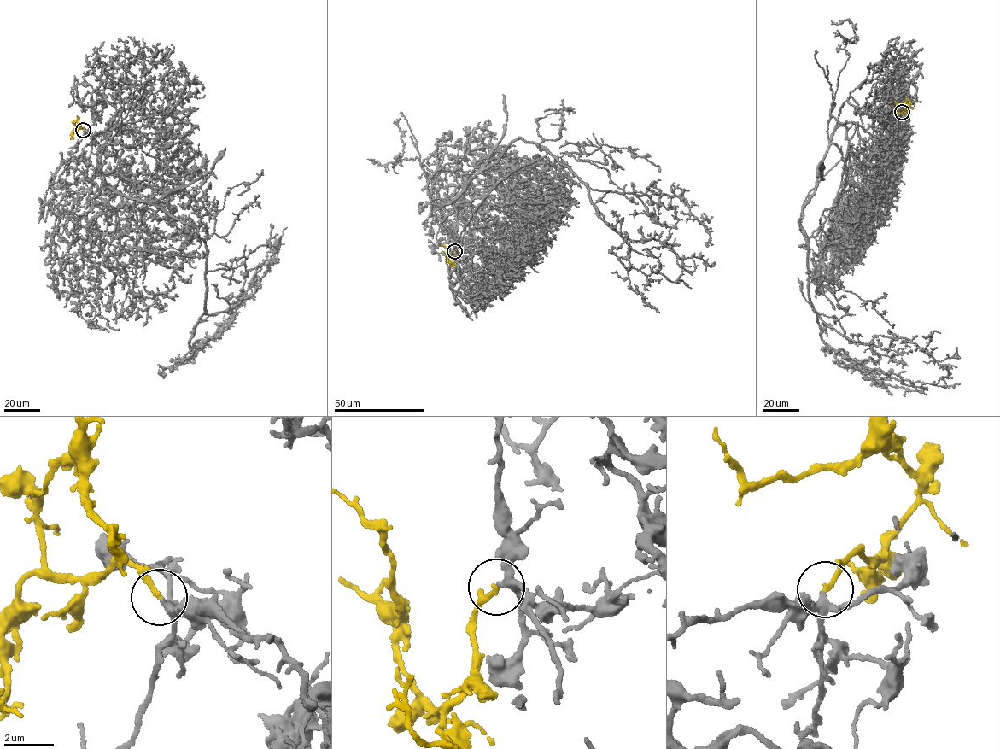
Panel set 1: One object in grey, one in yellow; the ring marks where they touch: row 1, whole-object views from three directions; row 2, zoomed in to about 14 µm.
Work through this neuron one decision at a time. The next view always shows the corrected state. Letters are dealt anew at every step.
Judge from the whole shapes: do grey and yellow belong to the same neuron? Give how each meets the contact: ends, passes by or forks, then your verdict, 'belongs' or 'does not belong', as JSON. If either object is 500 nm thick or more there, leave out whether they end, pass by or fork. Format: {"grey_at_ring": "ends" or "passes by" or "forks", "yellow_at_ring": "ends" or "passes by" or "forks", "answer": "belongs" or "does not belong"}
{"grey_at_ring": "forks", "yellow_at_ring": "ends", "answer": "belongs"}

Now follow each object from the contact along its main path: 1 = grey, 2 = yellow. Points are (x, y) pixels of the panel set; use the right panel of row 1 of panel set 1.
1: (902, 112), (833, 135), (799, 219), (808, 295), (821, 340), (855, 362), (960, 383)
2: (903, 111), (909, 103), (897, 104), (894, 100)

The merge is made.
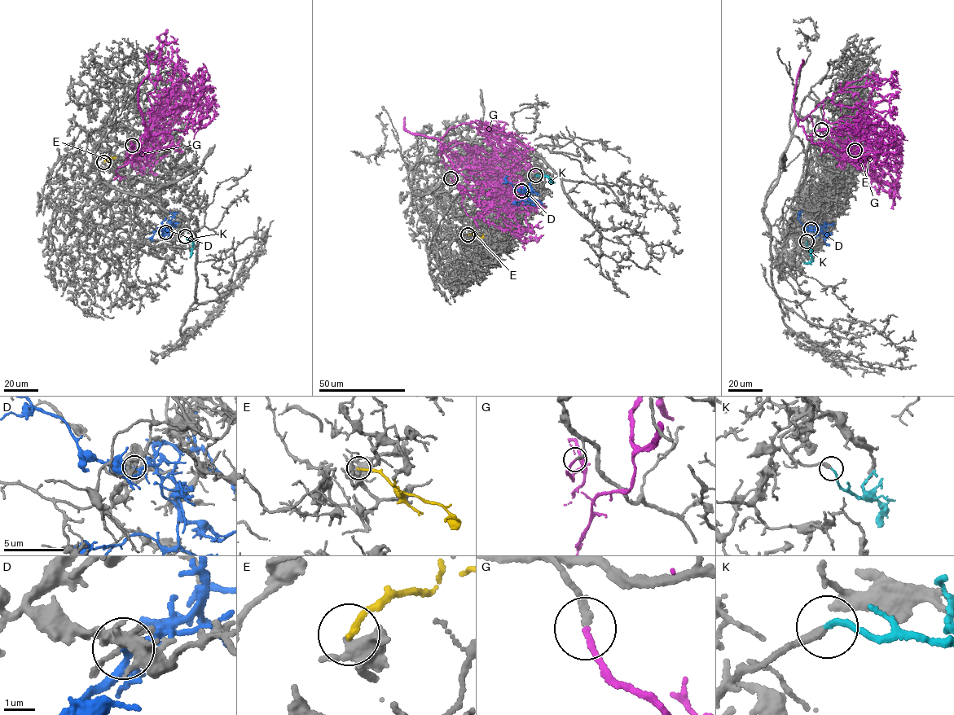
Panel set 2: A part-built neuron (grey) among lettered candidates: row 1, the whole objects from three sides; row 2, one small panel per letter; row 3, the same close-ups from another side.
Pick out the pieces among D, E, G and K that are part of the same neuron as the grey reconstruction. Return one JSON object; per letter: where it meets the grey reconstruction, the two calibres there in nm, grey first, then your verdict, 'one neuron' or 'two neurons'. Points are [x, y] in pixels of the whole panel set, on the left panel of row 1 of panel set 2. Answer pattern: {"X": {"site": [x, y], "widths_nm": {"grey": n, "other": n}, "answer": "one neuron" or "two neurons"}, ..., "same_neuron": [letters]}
{"D": {"site": [165, 232], "widths_nm": {"grey": 240, "other": 140}, "answer": "two neurons"}, "E": {"site": [103, 162], "widths_nm": {"grey": 300, "other": 180}, "answer": "two neurons"}, "G": {"site": [132, 145], "widths_nm": {"grey": 180, "other": 180}, "answer": "two neurons"}, "K": {"site": [185, 236], "widths_nm": {"grey": 280, "other": 170}, "answer": "one neuron"}, "same_neuron": ["K"]}

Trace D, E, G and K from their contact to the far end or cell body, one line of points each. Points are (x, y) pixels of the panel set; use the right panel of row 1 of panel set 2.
D: (811, 229), (822, 232), (816, 225), (809, 230)
E: (855, 150), (867, 157)
G: (821, 130), (825, 145), (811, 117), (796, 116), (807, 135), (842, 135), (862, 111), (868, 127)
K: (806, 241), (812, 260), (804, 261)

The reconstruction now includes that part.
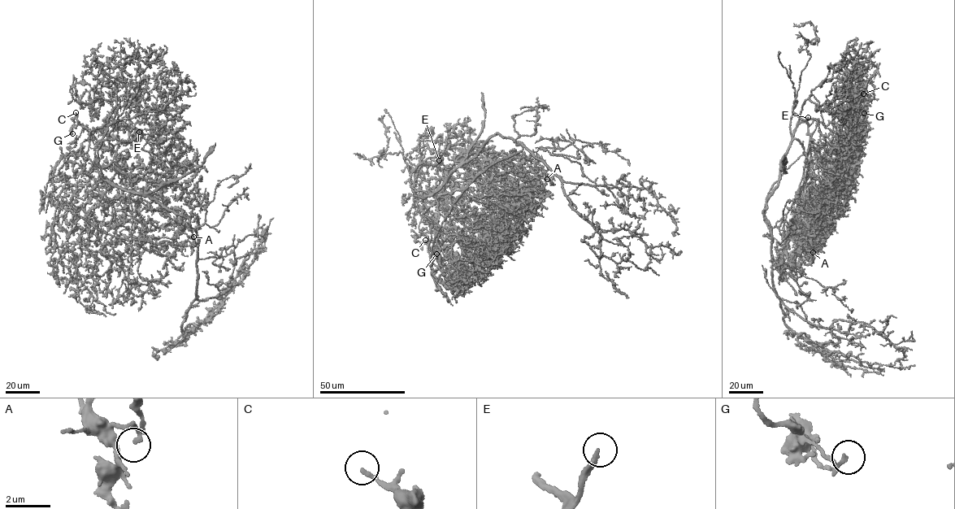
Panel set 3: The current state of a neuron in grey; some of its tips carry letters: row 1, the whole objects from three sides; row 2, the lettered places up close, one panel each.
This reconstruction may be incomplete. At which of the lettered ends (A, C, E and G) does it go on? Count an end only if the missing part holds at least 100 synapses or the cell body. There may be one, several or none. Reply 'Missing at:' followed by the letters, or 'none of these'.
Missing at: E

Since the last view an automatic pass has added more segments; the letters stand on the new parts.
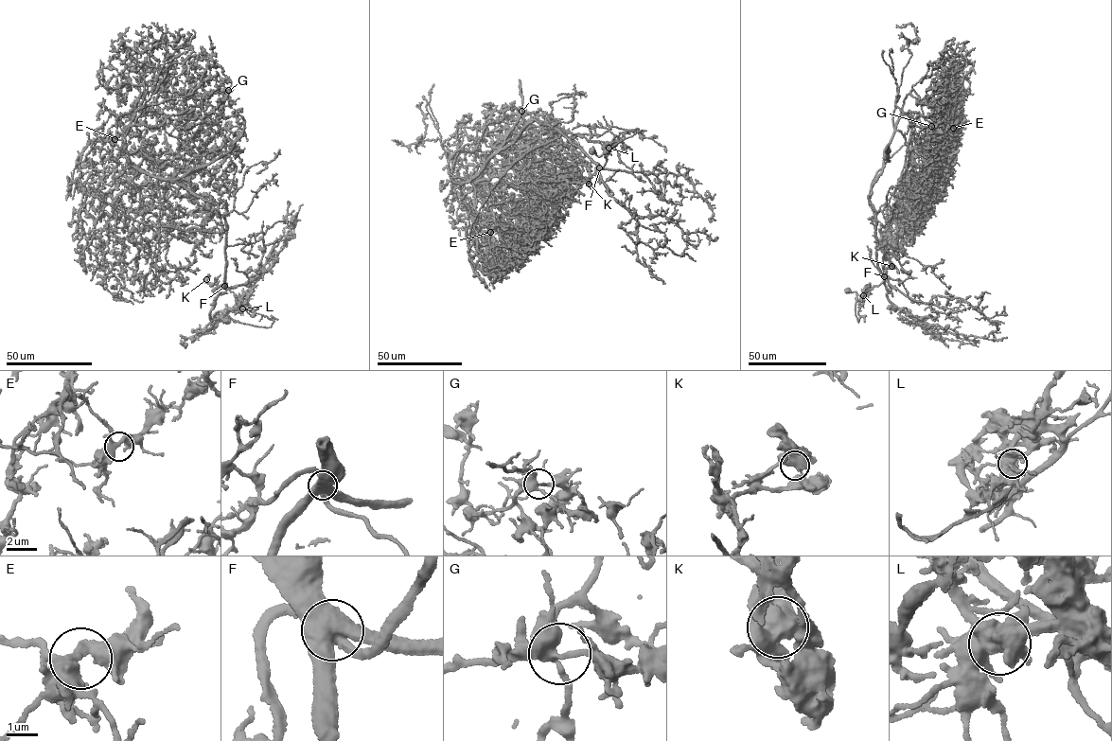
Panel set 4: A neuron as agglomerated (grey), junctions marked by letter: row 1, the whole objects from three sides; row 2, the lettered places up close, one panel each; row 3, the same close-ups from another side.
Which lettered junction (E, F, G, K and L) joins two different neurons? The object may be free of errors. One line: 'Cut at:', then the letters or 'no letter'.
Cut at: F

